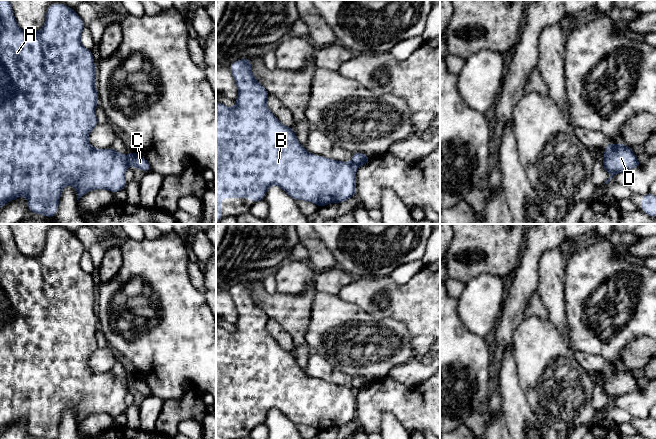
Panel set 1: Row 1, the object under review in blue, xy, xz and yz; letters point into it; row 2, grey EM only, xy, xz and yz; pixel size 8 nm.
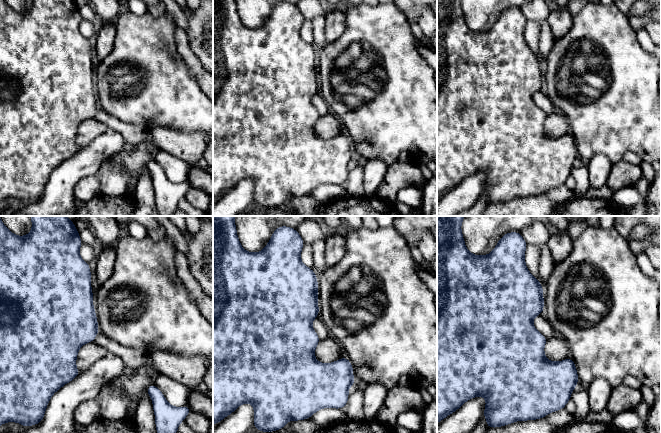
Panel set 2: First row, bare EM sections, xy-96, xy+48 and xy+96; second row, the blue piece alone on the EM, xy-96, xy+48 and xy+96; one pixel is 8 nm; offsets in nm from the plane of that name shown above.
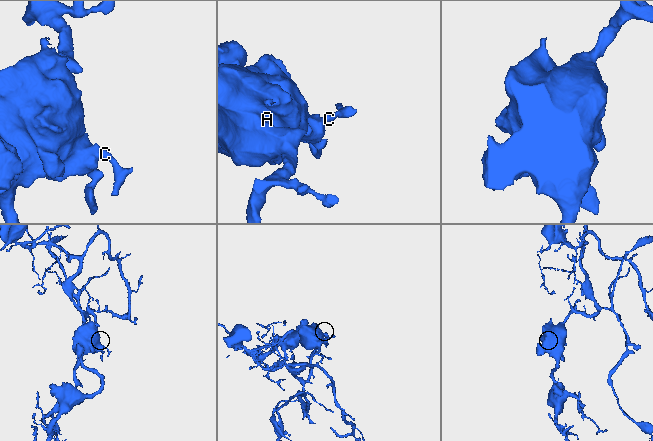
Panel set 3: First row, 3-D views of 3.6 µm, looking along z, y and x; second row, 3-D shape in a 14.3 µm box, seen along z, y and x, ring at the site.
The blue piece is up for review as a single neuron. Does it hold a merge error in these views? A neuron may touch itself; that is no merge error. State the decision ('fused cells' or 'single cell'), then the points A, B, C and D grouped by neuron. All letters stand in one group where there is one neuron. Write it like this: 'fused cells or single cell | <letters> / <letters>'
fused cells | A B D / C

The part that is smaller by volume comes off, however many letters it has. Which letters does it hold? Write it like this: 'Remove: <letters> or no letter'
Remove: C

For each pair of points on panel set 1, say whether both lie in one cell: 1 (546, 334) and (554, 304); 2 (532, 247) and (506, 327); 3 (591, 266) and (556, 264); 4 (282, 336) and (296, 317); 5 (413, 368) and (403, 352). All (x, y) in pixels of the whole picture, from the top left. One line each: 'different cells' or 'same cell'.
1: different cells
2: same cell
3: different cells
4: different cells
5: different cells

